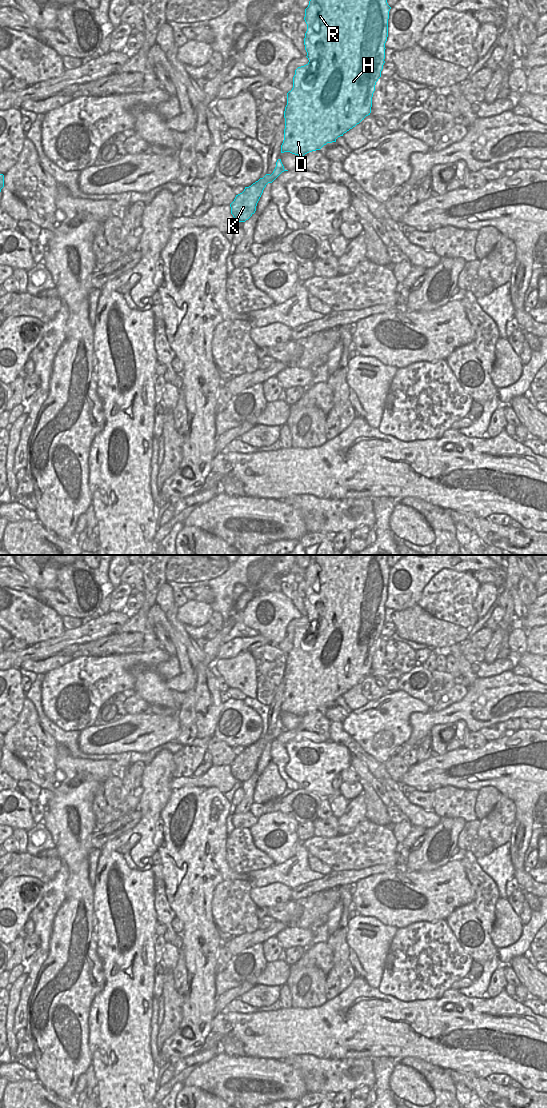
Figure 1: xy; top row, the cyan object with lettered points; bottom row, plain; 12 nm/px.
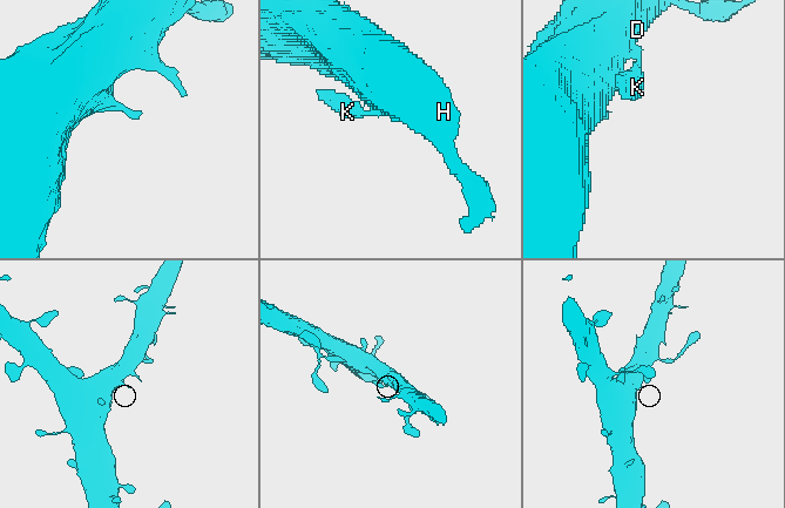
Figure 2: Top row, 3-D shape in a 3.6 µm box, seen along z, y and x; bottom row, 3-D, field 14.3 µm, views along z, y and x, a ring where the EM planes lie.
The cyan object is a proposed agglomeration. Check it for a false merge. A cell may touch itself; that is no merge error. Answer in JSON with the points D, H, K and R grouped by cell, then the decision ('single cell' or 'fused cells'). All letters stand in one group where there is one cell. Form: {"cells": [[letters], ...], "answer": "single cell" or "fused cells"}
{"cells": [["D", "H", "K", "R"]], "answer": "single cell"}

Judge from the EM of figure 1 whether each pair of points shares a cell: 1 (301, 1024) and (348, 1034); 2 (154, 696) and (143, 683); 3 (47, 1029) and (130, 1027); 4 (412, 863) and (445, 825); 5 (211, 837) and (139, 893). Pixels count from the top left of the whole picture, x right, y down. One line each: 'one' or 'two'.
1: one
2: one
3: two
4: one
5: two

